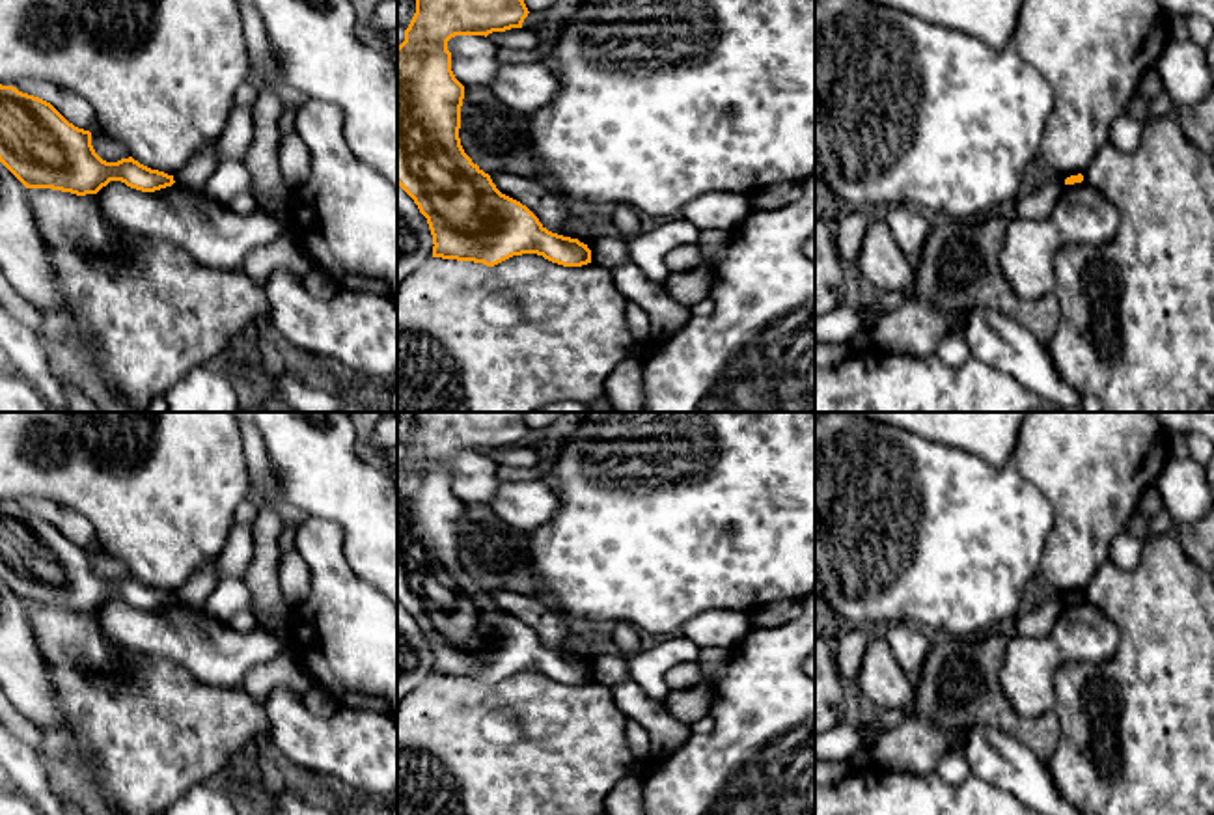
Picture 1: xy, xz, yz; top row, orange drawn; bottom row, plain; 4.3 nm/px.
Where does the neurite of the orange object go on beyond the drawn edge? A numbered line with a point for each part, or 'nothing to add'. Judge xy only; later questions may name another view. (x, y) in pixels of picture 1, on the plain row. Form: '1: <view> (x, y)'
nothing to add

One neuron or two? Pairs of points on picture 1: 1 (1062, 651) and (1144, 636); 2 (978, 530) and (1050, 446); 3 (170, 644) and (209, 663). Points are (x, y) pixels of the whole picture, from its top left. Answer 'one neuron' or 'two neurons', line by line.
1: two neurons
2: two neurons
3: one neuron

